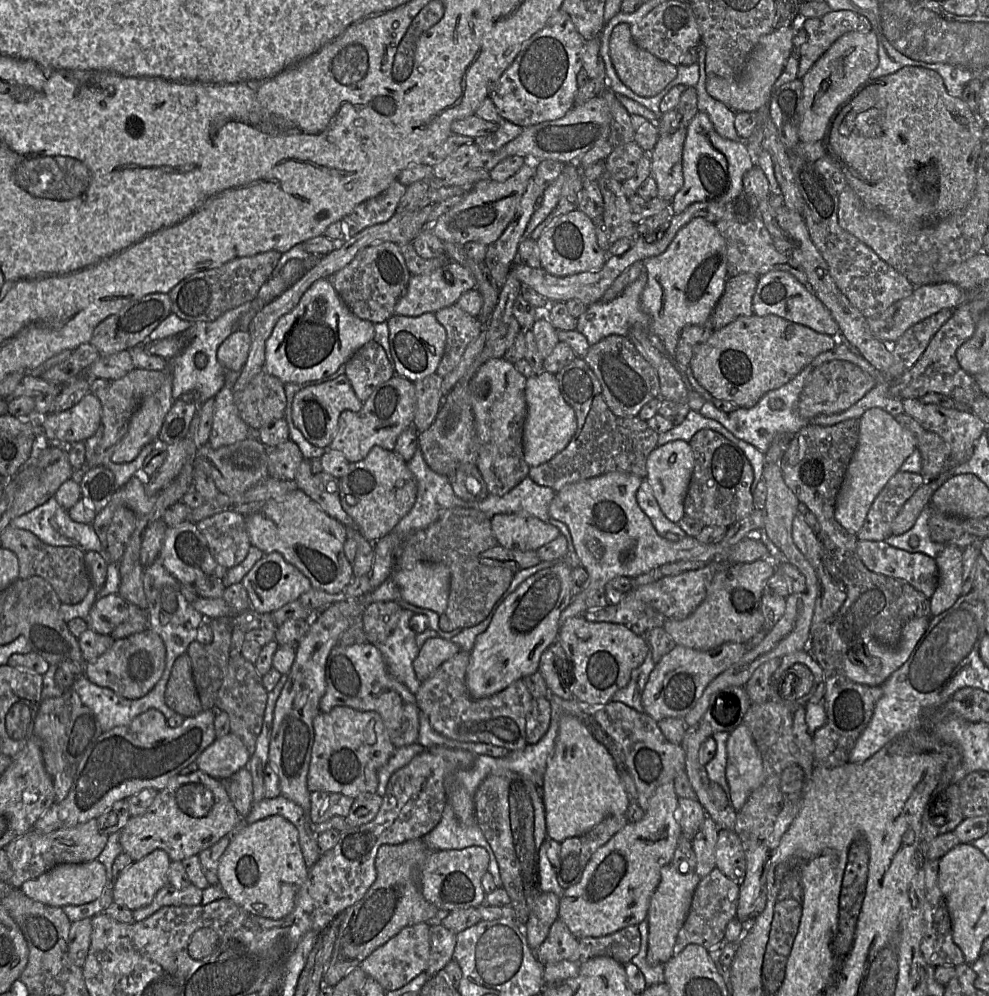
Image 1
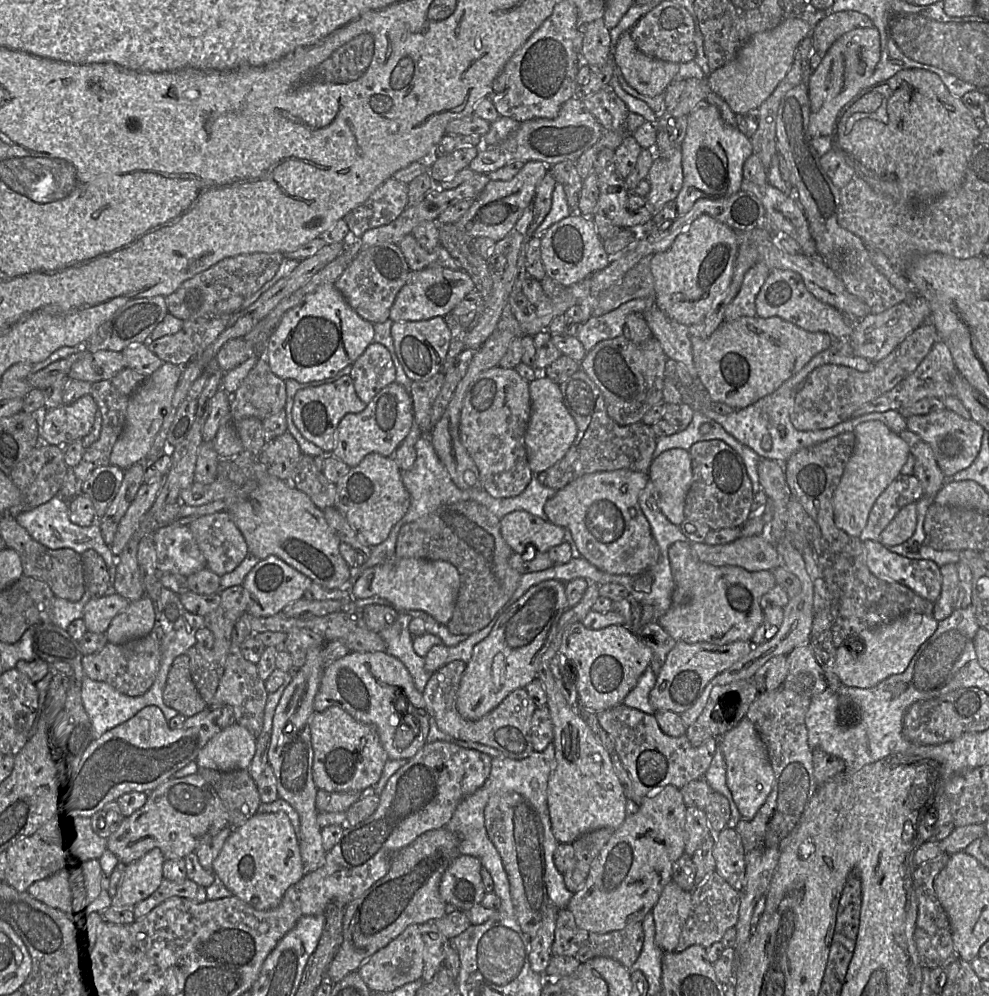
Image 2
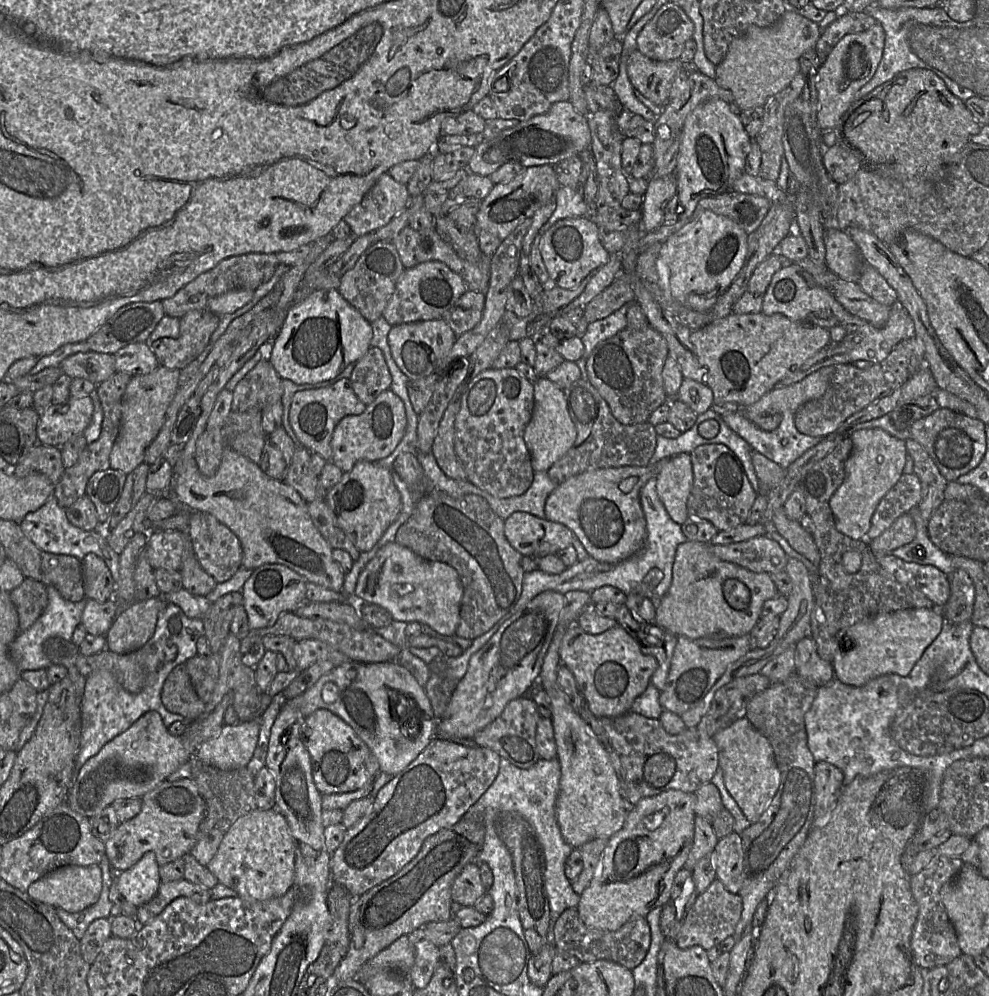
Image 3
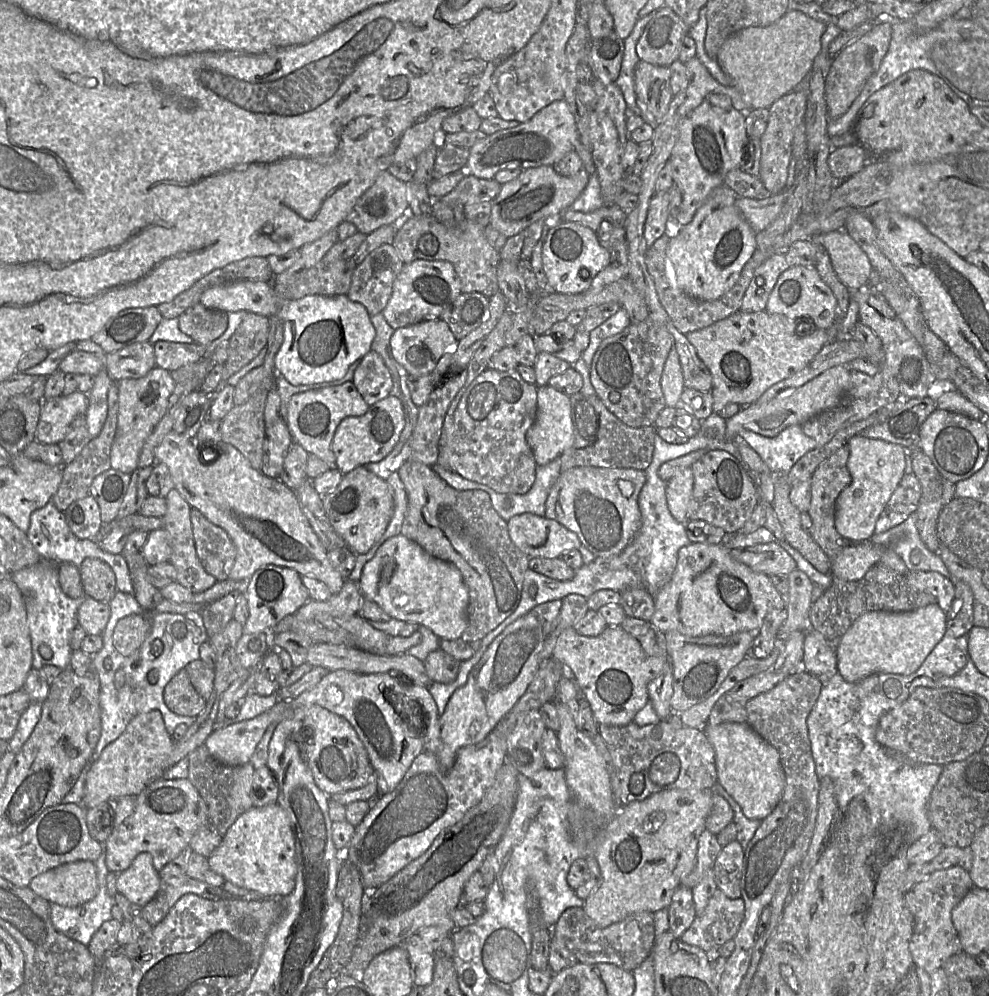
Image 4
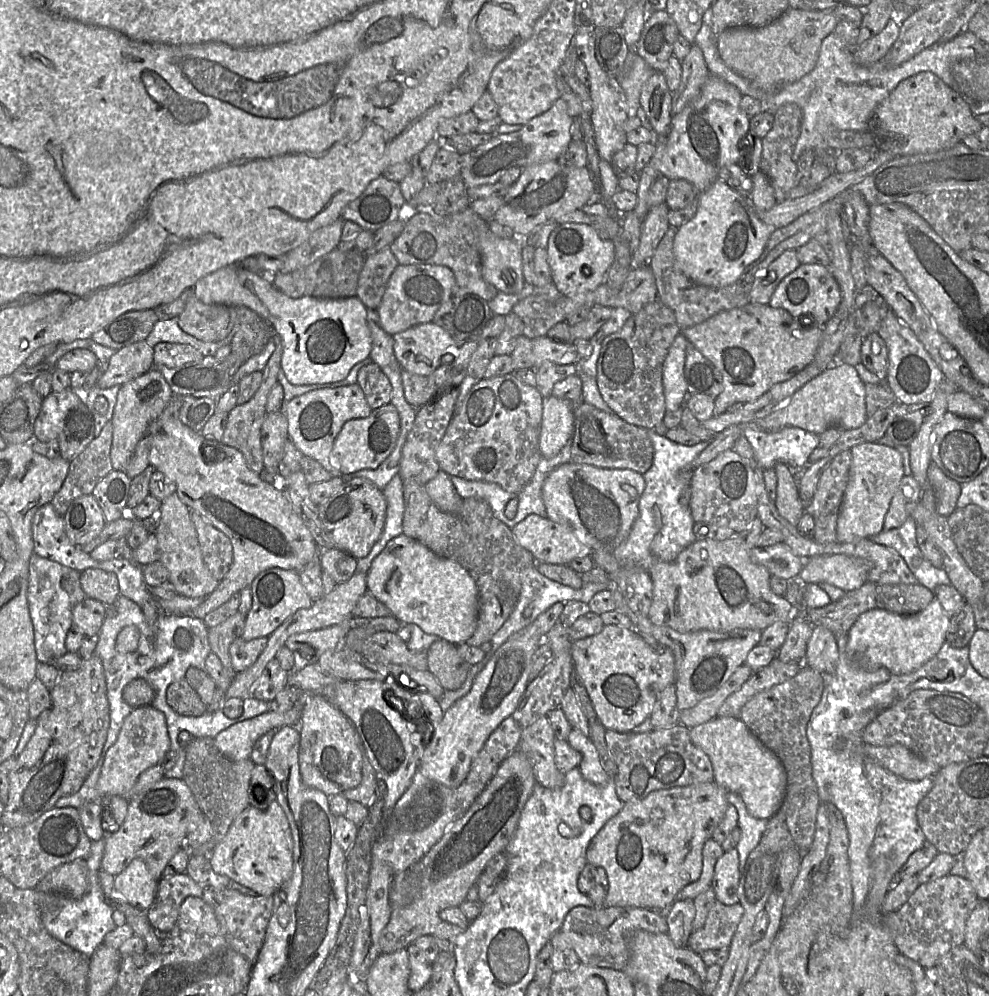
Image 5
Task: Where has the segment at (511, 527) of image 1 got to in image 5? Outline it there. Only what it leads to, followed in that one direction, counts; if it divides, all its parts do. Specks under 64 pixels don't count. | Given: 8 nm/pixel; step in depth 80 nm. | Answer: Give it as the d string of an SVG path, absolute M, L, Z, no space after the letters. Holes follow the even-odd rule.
M536 514L528 515L512 532L537 562L569 565L572 560L591 556L593 552L570 526Z

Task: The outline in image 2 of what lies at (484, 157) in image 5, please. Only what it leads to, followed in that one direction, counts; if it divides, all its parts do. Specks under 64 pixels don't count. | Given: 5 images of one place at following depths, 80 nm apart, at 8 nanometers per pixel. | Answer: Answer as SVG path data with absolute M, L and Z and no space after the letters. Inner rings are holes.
M576 95L564 102L555 119L535 118L521 122L519 128L511 133L503 142L496 145L479 147L477 156L471 161L468 167L475 173L488 174L514 161L522 161L524 163L528 161L541 161L548 167L566 160L576 161L583 152L592 147L600 139L603 131L604 128L602 125L586 108L583 97Z

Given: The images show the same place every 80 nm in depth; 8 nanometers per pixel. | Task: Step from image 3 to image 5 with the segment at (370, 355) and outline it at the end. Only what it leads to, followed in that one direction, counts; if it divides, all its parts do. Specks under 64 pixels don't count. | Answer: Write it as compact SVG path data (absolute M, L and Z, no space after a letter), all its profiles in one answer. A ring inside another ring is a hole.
M369 361L360 368L356 384L372 410L391 402L391 384L376 363Z

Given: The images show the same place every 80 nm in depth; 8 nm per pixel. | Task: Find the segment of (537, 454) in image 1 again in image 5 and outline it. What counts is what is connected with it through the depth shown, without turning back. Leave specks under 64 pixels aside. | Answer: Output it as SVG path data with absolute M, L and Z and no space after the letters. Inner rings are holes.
M550 395L543 398L539 451L543 458L557 455L574 433L573 404Z

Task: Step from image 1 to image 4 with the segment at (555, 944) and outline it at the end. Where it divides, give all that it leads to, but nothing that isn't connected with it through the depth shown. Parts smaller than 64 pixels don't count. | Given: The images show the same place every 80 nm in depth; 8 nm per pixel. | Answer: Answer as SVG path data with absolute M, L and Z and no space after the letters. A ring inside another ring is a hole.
M569 907L554 925L553 939L569 949L579 962L611 963L632 972L651 954L655 943L654 915L648 911L636 912L602 928L594 923L582 907Z

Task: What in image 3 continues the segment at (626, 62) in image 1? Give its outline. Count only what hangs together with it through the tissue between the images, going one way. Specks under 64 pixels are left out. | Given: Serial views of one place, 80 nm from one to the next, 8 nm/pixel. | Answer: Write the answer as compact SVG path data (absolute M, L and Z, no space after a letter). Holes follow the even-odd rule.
M636 49L627 60L627 73L636 90L656 105L664 106L668 101L673 79L683 66L679 58L656 61Z

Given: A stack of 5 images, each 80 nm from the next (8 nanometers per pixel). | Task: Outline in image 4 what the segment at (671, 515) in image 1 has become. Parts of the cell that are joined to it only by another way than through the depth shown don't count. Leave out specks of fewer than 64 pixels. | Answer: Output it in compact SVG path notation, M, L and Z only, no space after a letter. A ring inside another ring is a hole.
M691 467L678 470L666 481L666 500L669 511L674 519L686 523L687 509L692 496L694 476Z

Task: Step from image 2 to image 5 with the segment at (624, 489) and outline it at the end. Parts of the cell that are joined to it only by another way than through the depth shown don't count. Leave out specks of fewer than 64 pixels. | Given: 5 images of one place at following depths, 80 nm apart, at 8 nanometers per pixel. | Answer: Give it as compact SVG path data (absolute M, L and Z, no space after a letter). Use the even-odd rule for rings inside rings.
M567 462L546 477L542 499L548 519L570 526L592 551L613 552L627 538L638 517L639 498L644 488L643 475L633 470Z

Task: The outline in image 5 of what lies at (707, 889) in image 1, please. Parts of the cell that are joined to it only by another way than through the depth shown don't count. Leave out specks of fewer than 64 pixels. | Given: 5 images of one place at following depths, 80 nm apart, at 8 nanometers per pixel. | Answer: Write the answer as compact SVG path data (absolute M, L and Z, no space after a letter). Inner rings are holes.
M716 900L709 910L704 926L691 933L688 946L700 954L706 950L729 947L743 914L744 908L740 902L726 905Z

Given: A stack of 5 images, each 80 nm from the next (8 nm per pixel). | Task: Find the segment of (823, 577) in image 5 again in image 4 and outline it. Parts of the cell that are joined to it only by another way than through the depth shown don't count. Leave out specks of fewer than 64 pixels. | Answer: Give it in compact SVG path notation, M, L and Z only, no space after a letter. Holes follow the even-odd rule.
M870 540L851 544L844 548L830 564L830 574L845 581L857 581L876 565L883 553L883 547Z

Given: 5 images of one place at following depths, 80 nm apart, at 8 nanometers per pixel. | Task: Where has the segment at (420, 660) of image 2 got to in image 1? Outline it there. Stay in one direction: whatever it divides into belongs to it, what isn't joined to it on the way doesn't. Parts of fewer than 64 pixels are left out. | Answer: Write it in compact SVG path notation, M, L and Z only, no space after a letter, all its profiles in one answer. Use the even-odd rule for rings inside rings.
M403 609L399 622L391 635L380 645L380 650L388 672L416 695L421 682L416 677L413 661L419 654L416 632L410 627L414 612Z

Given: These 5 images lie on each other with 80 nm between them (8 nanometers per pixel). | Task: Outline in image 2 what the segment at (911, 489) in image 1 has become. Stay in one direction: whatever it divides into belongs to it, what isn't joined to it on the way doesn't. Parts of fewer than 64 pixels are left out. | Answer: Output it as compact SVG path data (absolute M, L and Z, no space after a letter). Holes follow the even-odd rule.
M900 474L880 494L870 510L867 524L859 535L861 541L879 542L882 531L906 505L917 503L923 497L923 488L914 475Z

